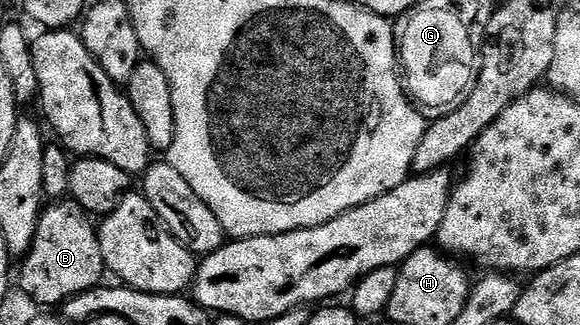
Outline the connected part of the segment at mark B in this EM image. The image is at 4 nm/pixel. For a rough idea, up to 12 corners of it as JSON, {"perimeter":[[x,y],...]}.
{"perimeter":[[44,206],[19,287],[43,309],[100,286],[92,212]]}

